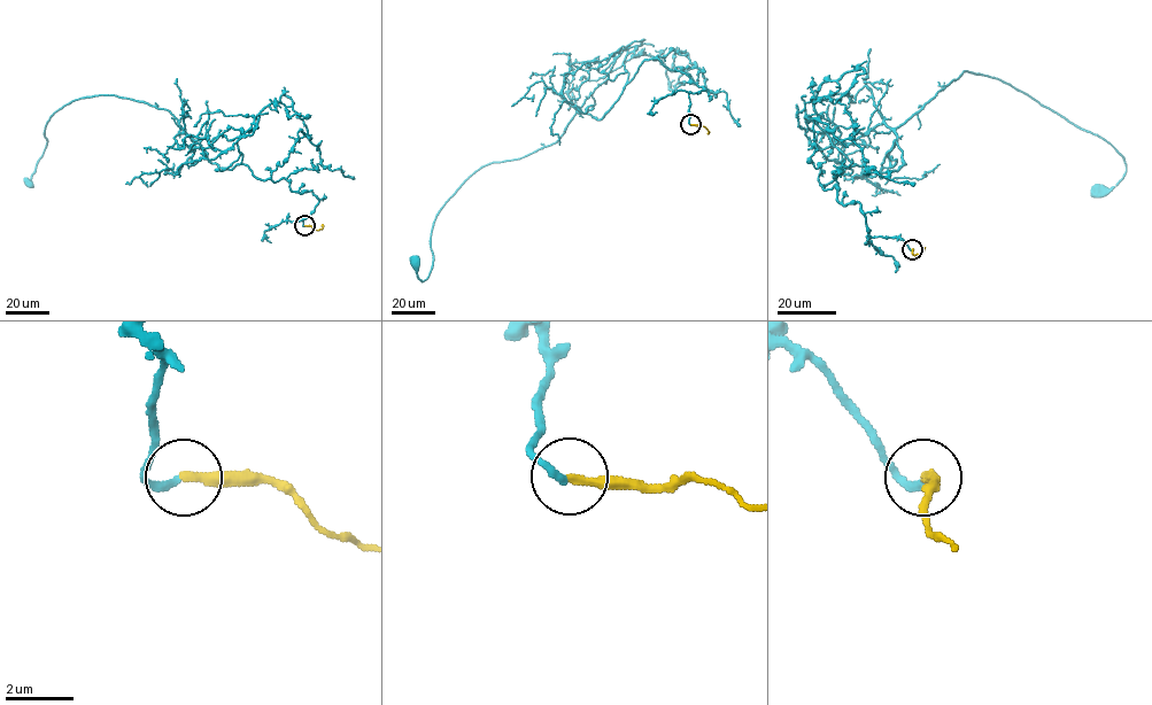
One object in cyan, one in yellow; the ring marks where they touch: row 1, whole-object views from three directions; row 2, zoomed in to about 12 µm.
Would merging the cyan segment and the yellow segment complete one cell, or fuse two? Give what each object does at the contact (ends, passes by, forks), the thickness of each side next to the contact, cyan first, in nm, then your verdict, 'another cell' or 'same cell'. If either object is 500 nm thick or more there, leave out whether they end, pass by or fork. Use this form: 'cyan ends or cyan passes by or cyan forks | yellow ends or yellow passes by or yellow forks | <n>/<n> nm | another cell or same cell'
cyan ends | yellow ends | 240/280 nm | another cell

